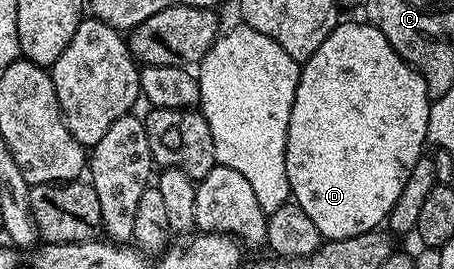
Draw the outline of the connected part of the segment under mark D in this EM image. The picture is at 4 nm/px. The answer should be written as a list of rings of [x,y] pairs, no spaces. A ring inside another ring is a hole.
[[[354,21],[348,22],[347,25],[346,22],[340,23],[334,28],[332,35],[328,35],[328,39],[324,39],[324,43],[320,43],[316,52],[301,66],[286,136],[286,174],[293,200],[297,201],[304,215],[308,215],[312,223],[316,223],[316,227],[327,241],[339,241],[377,230],[392,211],[393,201],[400,199],[400,191],[404,191],[404,183],[408,183],[409,169],[423,160],[422,148],[428,145],[426,132],[432,98],[426,92],[426,80],[394,50],[392,43],[384,39],[377,27],[369,23],[361,24],[357,25]]]

